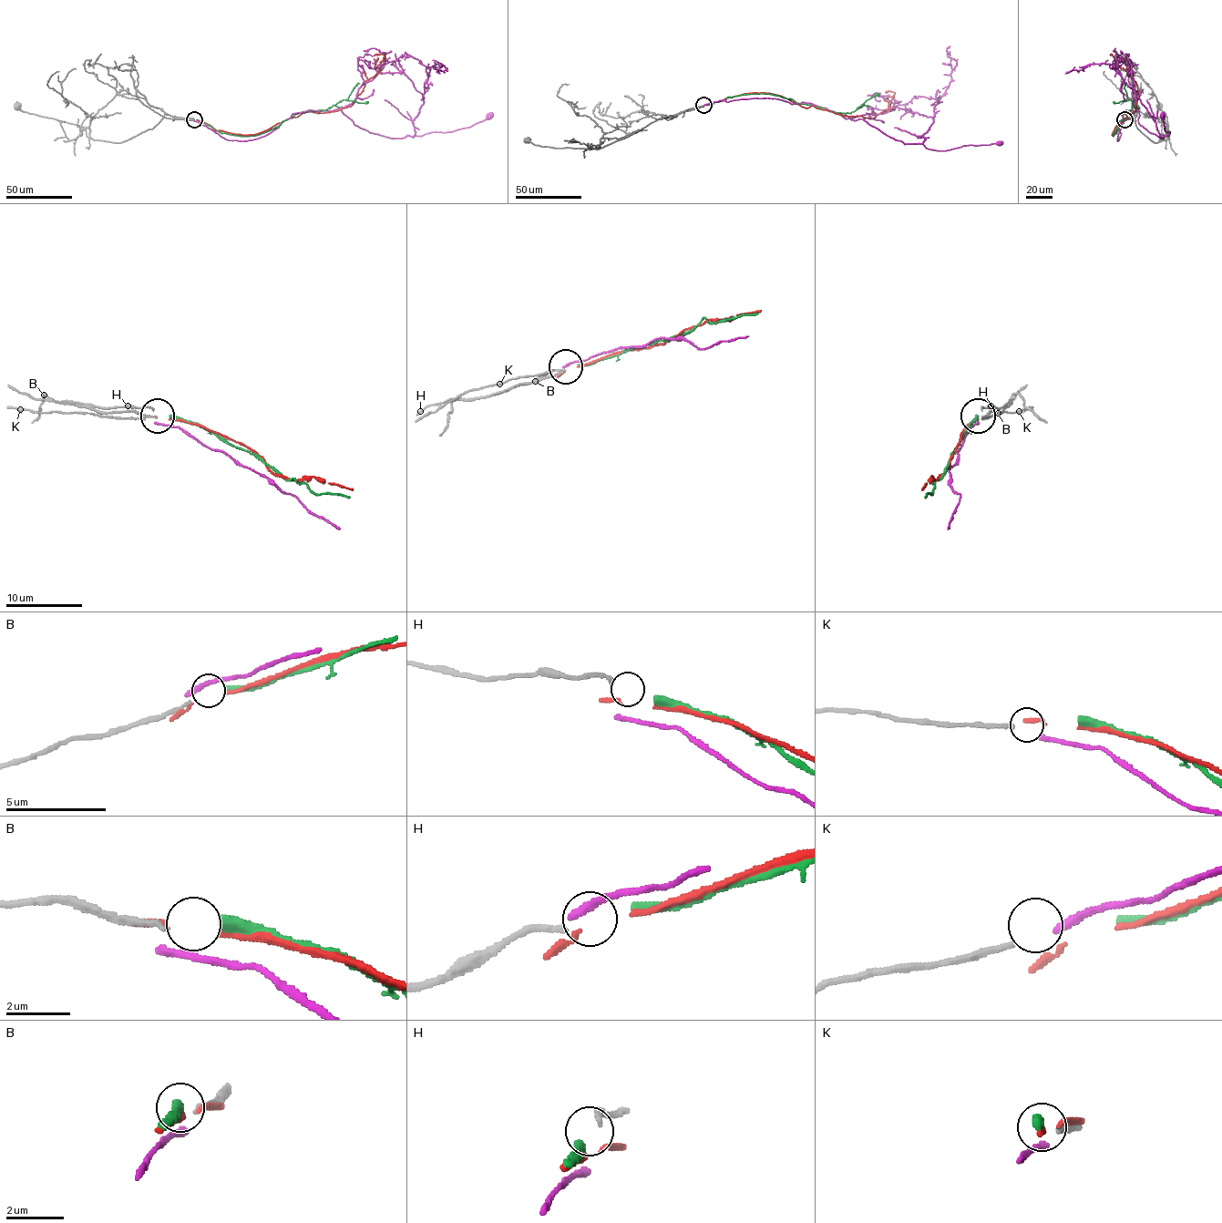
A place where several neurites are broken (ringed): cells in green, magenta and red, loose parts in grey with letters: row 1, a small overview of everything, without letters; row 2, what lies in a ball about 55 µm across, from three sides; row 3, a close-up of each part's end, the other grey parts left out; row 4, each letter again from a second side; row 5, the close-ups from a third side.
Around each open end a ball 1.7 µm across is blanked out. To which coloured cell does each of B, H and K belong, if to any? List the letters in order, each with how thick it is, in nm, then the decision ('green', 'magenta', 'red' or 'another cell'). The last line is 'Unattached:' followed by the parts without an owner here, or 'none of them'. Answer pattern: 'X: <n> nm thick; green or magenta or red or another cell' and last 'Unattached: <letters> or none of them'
B: 160 nm thick; another cell
H: 190 nm thick; another cell
K: 190 nm thick; another cell
Unattached: B, H, K

